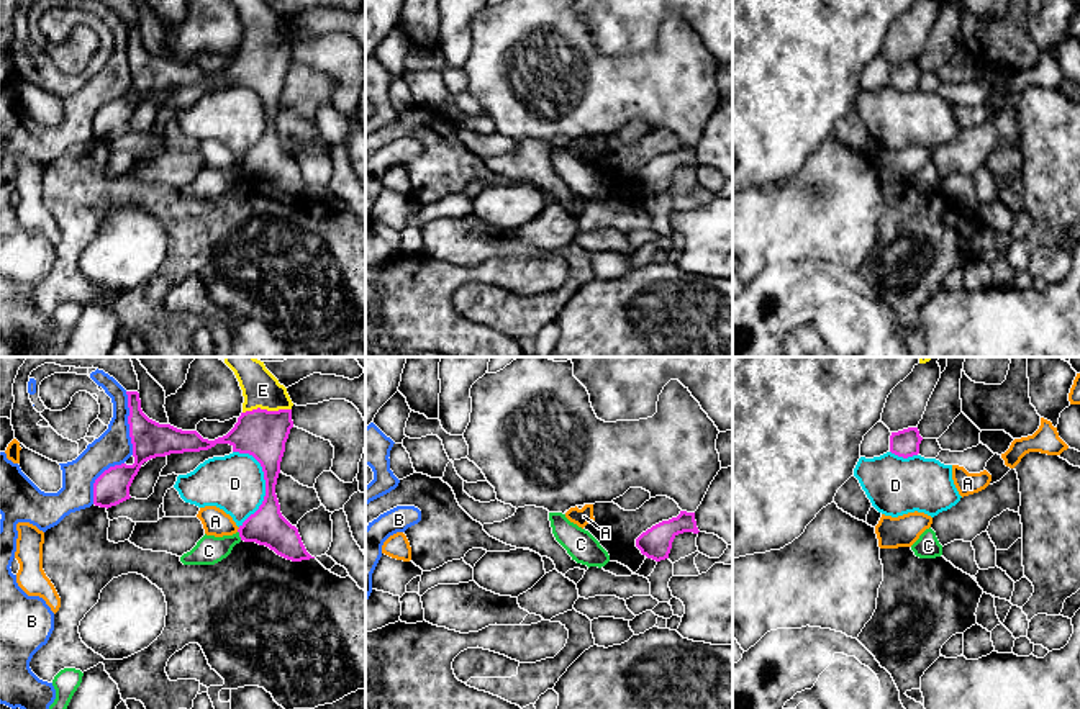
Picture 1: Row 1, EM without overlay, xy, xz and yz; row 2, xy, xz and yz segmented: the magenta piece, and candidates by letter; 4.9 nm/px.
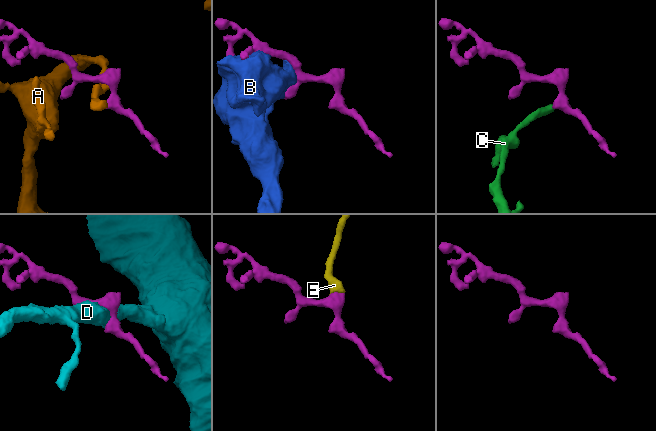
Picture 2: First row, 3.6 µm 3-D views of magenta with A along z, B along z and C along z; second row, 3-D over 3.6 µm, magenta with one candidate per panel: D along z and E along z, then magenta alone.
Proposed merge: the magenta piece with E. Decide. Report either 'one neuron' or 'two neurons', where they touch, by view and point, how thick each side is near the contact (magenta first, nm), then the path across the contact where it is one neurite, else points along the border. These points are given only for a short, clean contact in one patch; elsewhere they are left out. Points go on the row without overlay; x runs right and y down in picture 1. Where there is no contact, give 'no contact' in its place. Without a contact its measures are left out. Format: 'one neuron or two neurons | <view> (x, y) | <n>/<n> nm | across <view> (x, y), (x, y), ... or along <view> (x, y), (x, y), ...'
one neuron | xy (266, 43) | 240/180 nm | across xy (259, 66), (266, 54), (266, 43), (261, 22)

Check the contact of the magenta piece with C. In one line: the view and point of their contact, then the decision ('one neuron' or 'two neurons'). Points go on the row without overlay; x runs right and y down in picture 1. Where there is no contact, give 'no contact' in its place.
contact xy (240, 169); two neurons

